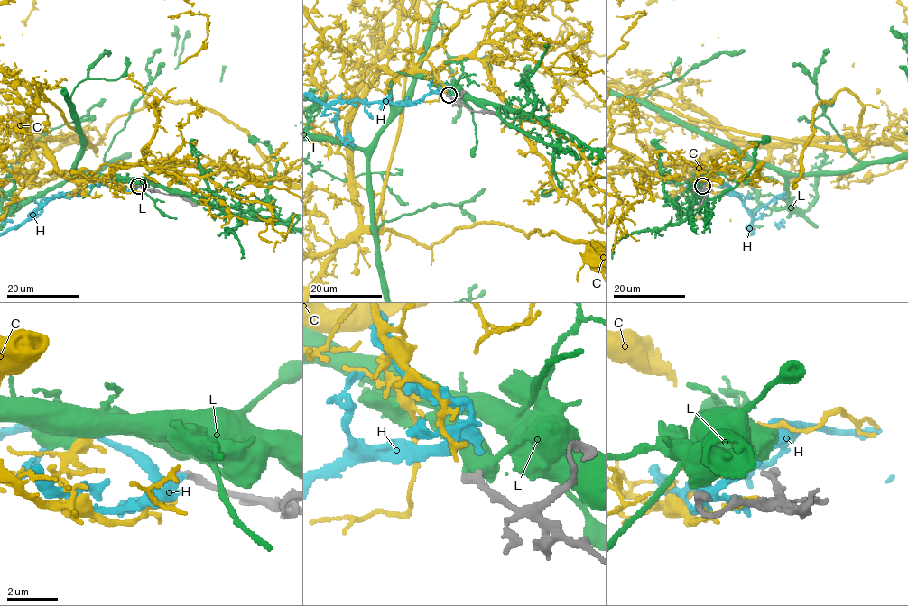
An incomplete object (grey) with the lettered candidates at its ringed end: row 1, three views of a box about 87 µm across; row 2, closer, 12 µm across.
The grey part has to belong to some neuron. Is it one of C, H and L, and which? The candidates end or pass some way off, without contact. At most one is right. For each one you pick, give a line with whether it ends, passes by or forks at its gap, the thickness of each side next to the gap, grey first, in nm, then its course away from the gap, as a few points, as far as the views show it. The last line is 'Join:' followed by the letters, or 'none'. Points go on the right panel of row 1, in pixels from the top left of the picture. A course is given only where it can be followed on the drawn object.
H: It ends there. Thickness 360 nm (grey) against 240 nm
Join: H

